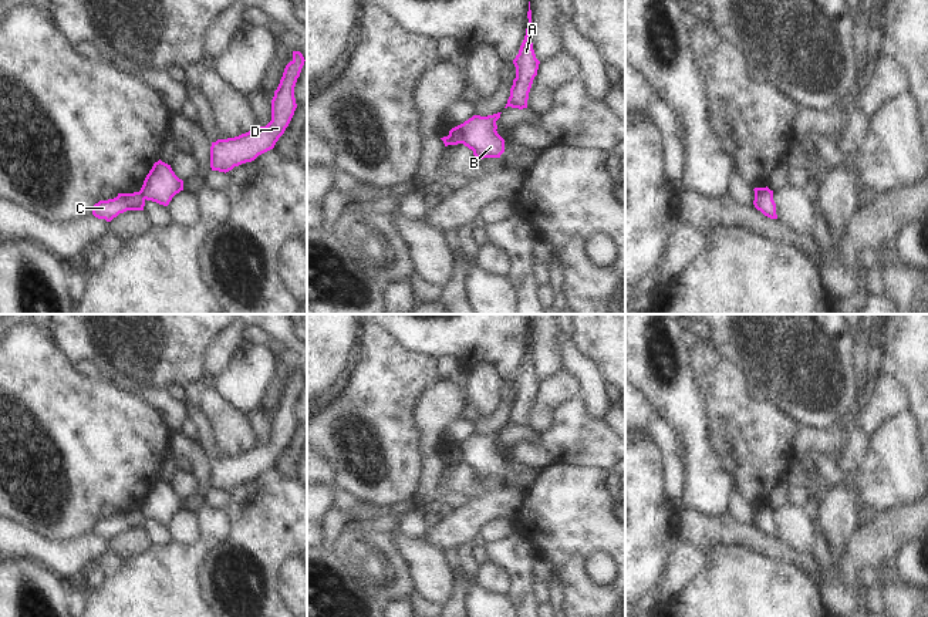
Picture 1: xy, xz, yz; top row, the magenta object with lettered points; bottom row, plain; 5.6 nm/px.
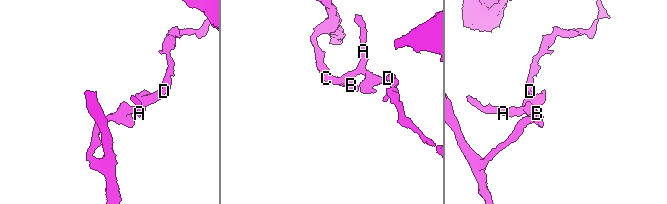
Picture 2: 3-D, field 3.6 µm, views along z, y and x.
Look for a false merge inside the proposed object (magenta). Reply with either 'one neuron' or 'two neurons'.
two neurons

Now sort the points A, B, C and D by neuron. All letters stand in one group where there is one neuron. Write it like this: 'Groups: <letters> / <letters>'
Groups: A B D / C

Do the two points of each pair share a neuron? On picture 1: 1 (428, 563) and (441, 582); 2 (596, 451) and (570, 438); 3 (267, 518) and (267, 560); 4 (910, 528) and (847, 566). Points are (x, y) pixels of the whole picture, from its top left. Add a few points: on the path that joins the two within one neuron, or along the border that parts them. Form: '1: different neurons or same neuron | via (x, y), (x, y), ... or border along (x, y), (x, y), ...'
1: same neuron | via (428, 567), (436, 577)
2: same neuron | via (590, 445), (576, 438)
3: same neuron | via (267, 528), (267, 550)
4: same neuron | via (894, 528), (880, 542), (863, 550)

